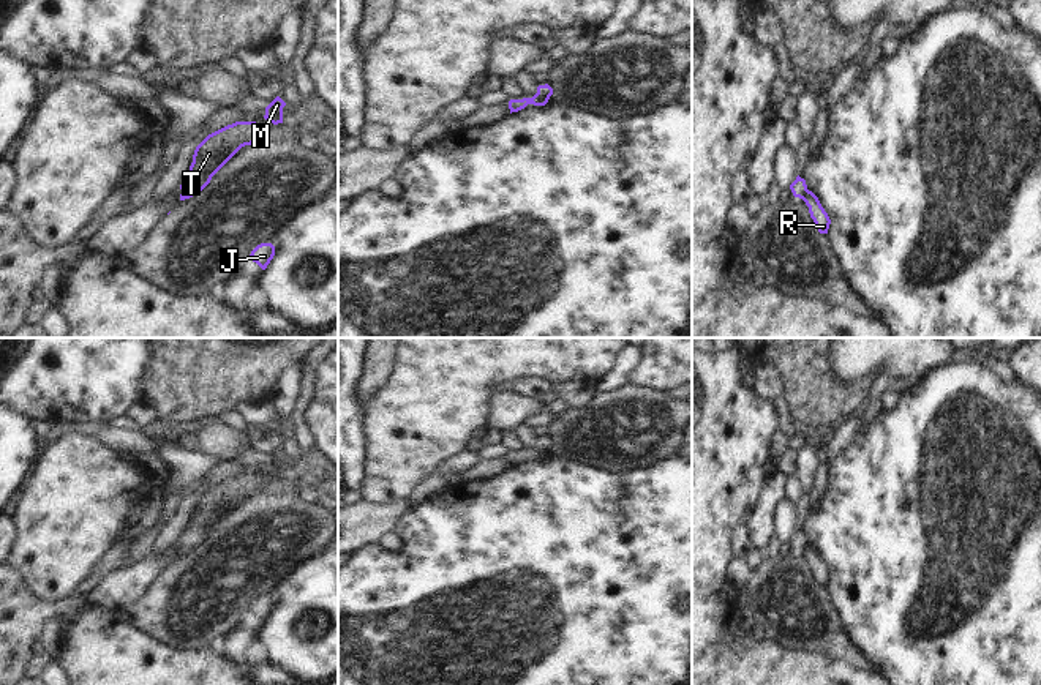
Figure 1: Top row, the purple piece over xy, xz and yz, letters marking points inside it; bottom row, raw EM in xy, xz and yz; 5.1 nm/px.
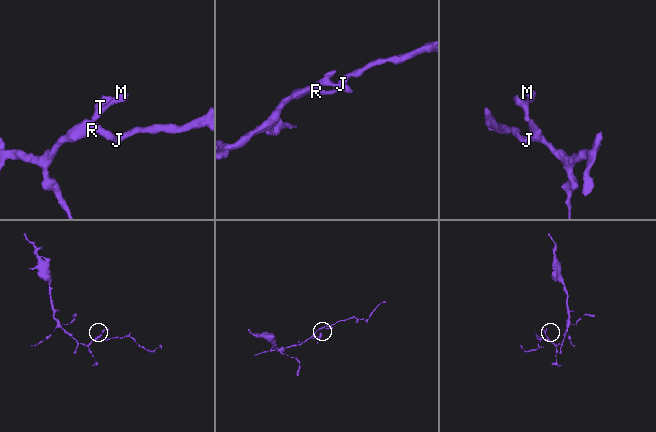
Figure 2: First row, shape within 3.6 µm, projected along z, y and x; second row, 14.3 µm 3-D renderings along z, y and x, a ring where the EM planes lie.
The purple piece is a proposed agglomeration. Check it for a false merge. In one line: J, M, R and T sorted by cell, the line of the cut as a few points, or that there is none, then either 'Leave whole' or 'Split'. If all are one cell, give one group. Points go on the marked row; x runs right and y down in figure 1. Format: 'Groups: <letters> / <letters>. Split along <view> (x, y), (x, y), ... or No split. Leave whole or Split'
Groups: J R / M T. Split along xz (537, 90), (547, 100). Split

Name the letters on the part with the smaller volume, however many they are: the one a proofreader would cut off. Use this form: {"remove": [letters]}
{"remove": ["M", "T"]}

